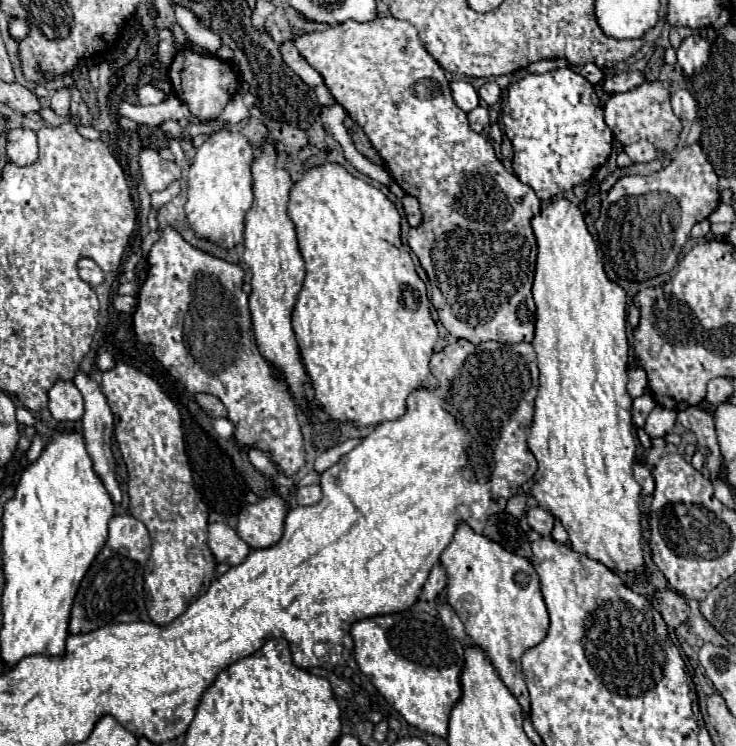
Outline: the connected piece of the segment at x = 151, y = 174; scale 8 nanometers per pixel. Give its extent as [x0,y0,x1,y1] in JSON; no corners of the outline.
[139,149,181,193]

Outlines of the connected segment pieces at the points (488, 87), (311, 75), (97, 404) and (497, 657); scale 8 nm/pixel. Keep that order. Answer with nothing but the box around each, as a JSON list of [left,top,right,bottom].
[[479,81,501,105],[281,45,323,87],[73,373,121,503],[439,521,549,713]]

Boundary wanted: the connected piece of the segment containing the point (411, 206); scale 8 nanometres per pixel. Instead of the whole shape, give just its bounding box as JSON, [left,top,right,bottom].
[403,195,421,227]

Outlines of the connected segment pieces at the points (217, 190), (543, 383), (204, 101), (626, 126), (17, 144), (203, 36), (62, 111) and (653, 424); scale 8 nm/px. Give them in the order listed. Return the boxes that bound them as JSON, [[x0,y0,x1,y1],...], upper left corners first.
[[185,131,253,249],[529,199,645,573],[169,49,239,119],[605,81,681,153],[7,129,37,165],[175,7,222,53],[51,89,71,115],[645,405,677,437]]

